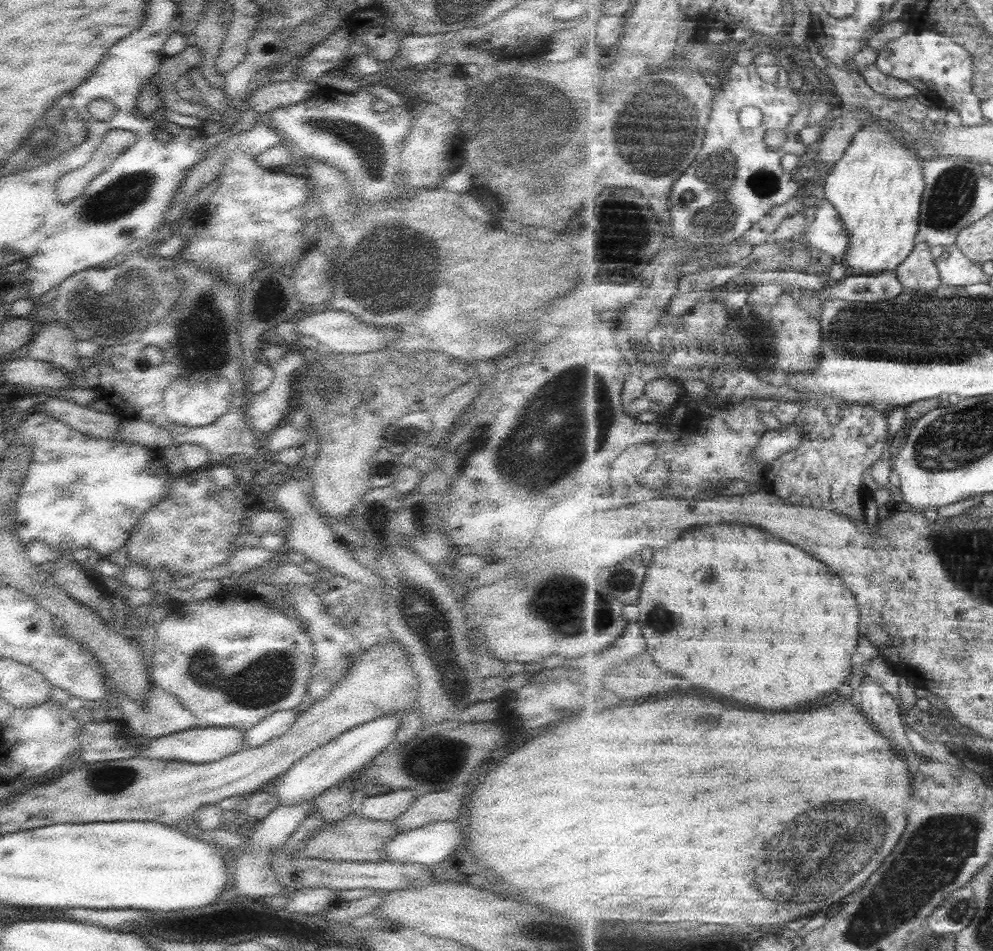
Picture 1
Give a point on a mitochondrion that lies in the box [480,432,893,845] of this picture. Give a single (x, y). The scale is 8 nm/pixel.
(568, 605)

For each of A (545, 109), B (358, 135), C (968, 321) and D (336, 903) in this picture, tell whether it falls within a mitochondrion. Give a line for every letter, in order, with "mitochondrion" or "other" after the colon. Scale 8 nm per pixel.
A: mitochondrion
B: mitochondrion
C: mitochondrion
D: other

